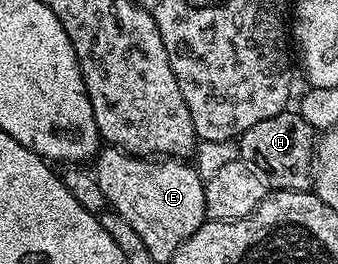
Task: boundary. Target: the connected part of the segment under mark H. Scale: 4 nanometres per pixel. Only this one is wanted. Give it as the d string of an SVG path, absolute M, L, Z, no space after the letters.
M286 109L259 125L251 125L236 140L240 162L260 175L266 188L273 191L303 191L315 175L315 132L300 113Z

